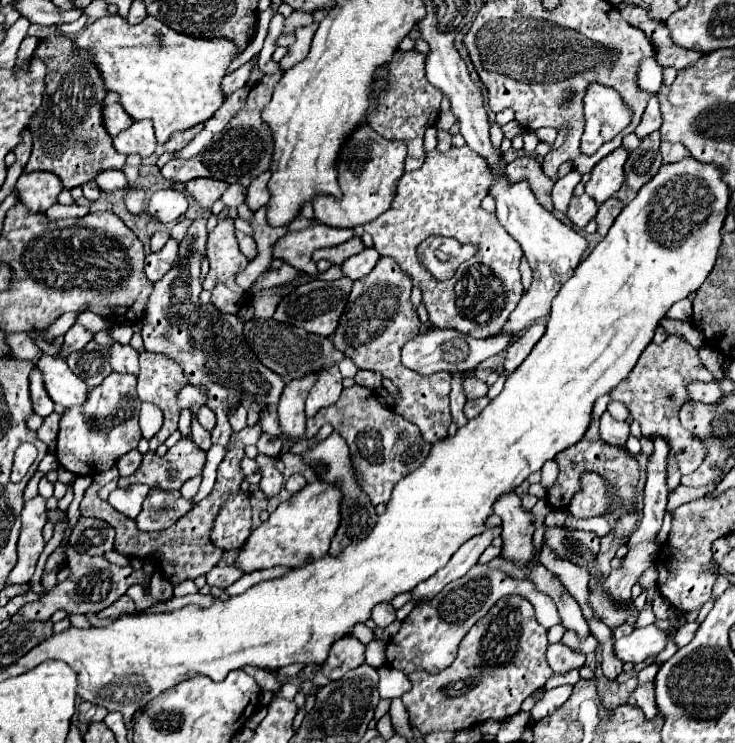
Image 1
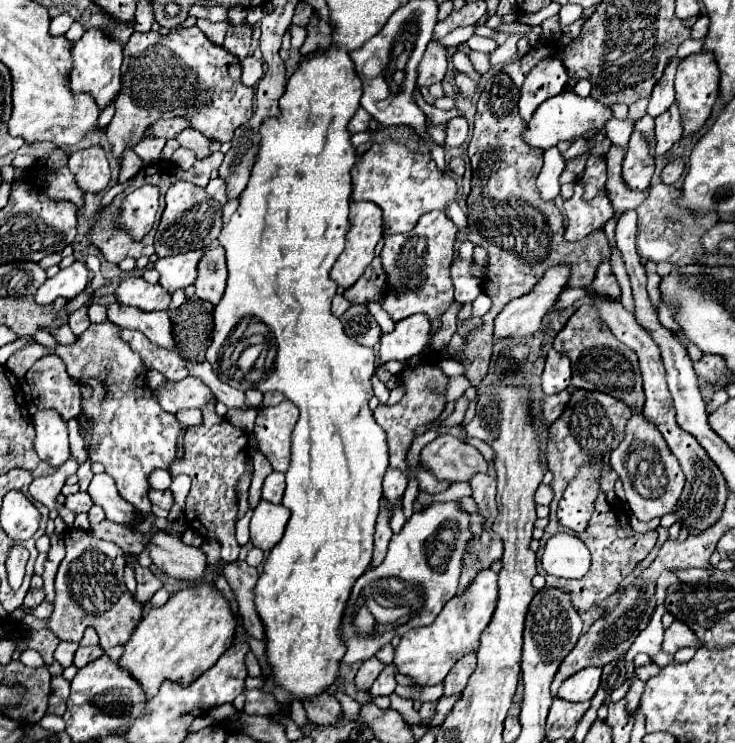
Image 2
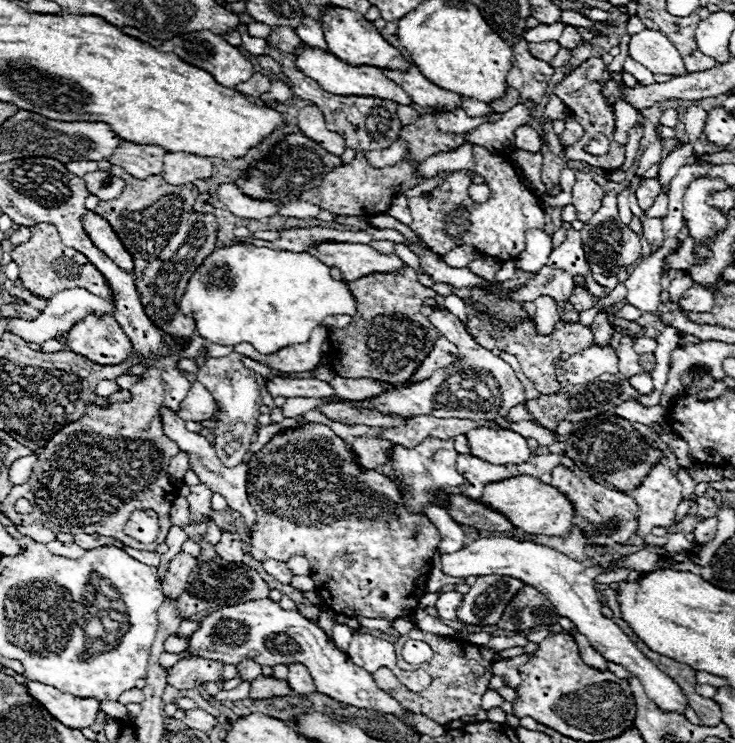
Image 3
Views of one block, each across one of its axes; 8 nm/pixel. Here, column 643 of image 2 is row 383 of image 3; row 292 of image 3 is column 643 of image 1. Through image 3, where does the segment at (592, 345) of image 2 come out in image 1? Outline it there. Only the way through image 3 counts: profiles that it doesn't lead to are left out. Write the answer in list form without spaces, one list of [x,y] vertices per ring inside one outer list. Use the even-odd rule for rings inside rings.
[[[668,334],[668,338],[662,344],[652,342],[642,352],[630,376],[610,392],[610,398],[626,404],[632,420],[640,422],[642,432],[666,436],[670,442],[670,454],[676,456],[680,472],[692,474],[702,464],[706,450],[700,438],[696,438],[694,434],[688,434],[688,430],[682,428],[678,420],[678,410],[680,406],[684,406],[684,402],[690,402],[688,388],[686,388],[690,382],[712,382],[712,380],[714,376],[702,366],[698,358],[698,350],[684,338]]]

